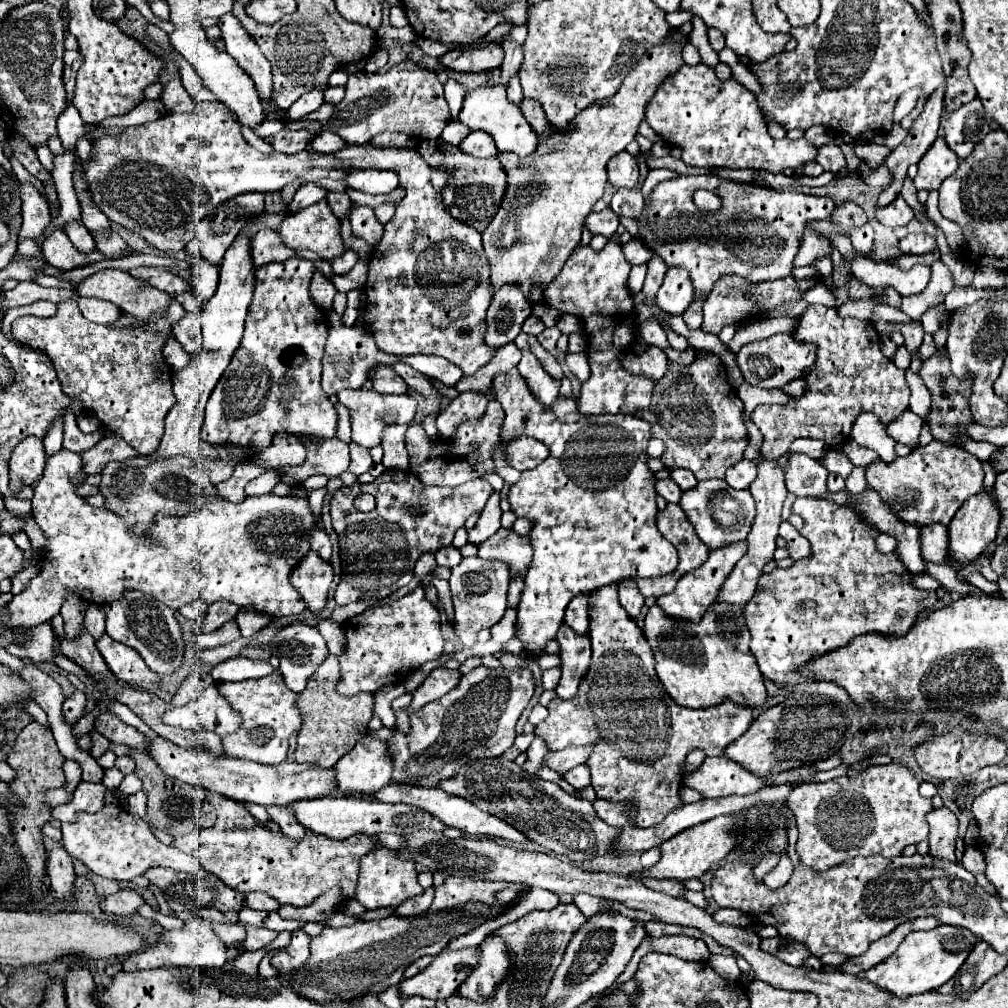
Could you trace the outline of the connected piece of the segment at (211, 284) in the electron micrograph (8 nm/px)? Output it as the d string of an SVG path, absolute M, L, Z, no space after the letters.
M197 260L191 268L191 274L193 274L193 284L195 284L195 290L205 298L209 300L215 290L217 290L217 282L219 282L219 268L217 266L211 266L209 262L203 262L203 260Z

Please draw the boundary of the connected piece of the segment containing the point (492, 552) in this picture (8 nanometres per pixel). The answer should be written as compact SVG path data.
M499 528L491 538L479 544L479 556L485 560L507 562L511 576L515 576L527 572L533 558L533 550L527 536L519 536L511 528Z

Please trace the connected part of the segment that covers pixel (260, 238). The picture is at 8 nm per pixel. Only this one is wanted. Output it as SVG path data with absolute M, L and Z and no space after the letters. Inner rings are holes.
M261 228L251 242L251 256L255 268L259 268L269 262L285 262L295 256L295 250L283 244L277 230Z

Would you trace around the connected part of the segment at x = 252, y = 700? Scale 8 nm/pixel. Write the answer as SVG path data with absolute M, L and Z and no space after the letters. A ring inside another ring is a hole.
M281 670L271 676L243 680L243 682L217 682L217 690L225 696L235 710L243 714L243 726L239 732L223 738L223 750L231 758L253 760L259 764L279 764L287 760L289 738L301 730L303 714L297 708L299 694L285 686Z

